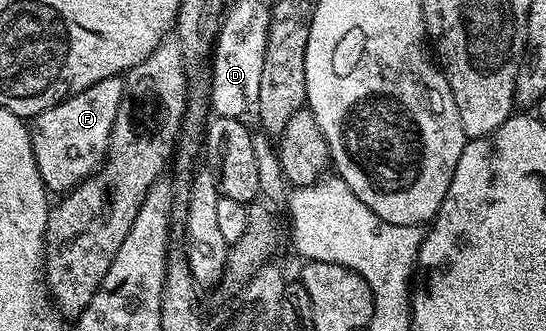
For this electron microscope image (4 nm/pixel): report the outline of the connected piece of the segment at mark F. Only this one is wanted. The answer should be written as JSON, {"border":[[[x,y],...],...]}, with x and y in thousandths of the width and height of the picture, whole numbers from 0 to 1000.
{"border":[[[223,233],[194,236],[139,284],[128,284],[117,308],[64,347],[55,372],[57,444],[75,520],[75,544],[95,589],[114,592],[139,574],[189,498],[203,432],[211,353],[229,293]]]}

